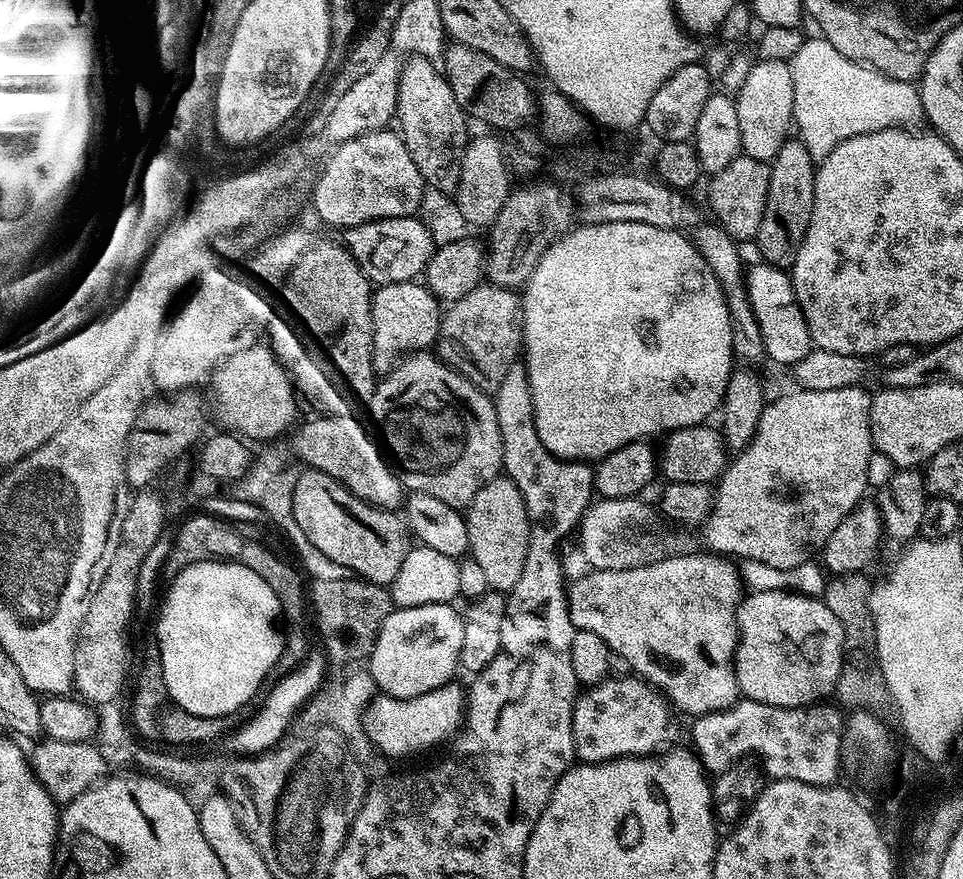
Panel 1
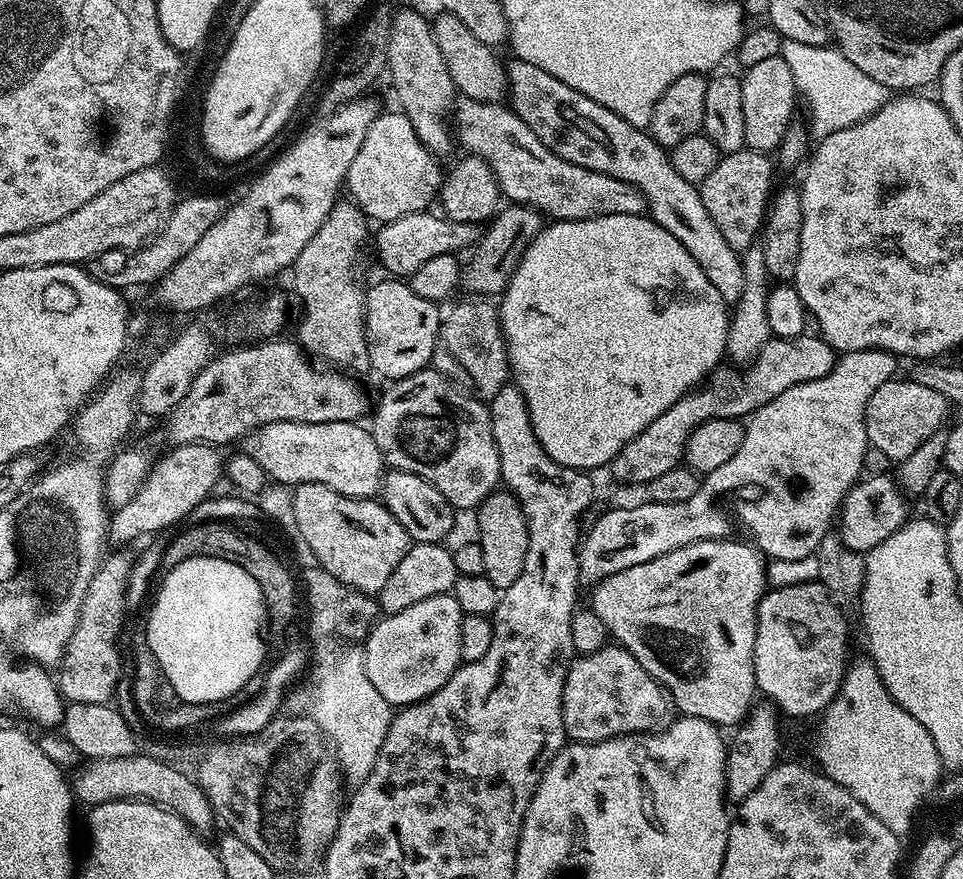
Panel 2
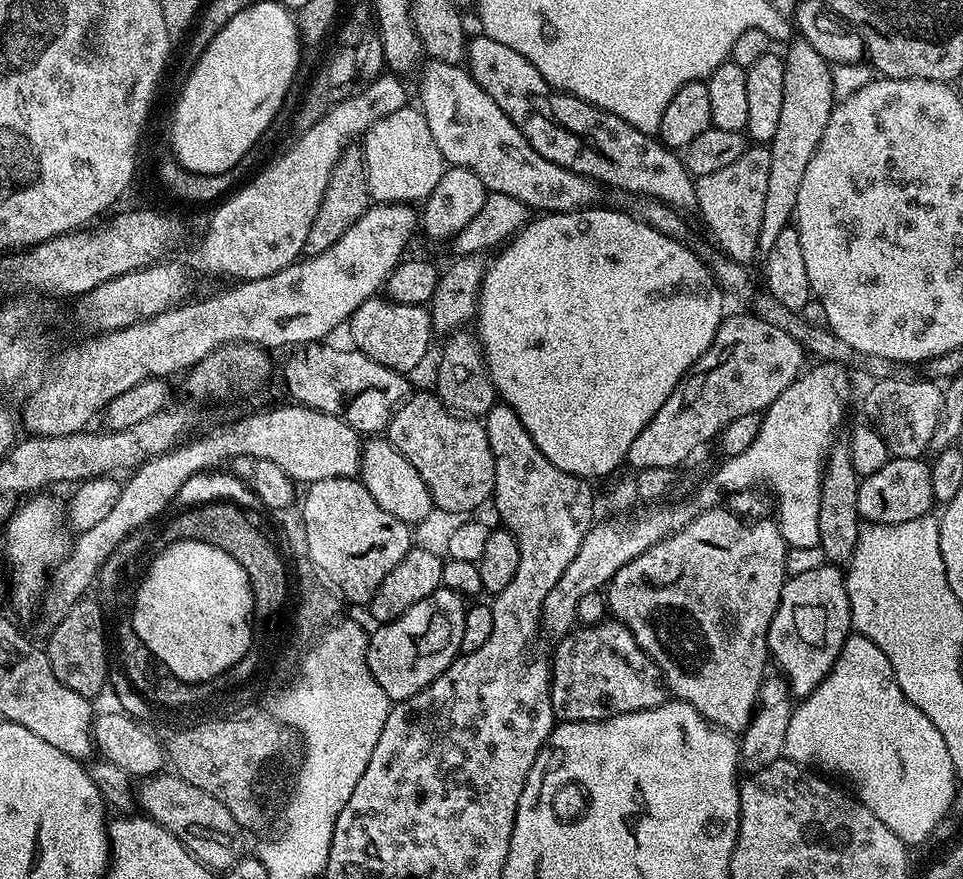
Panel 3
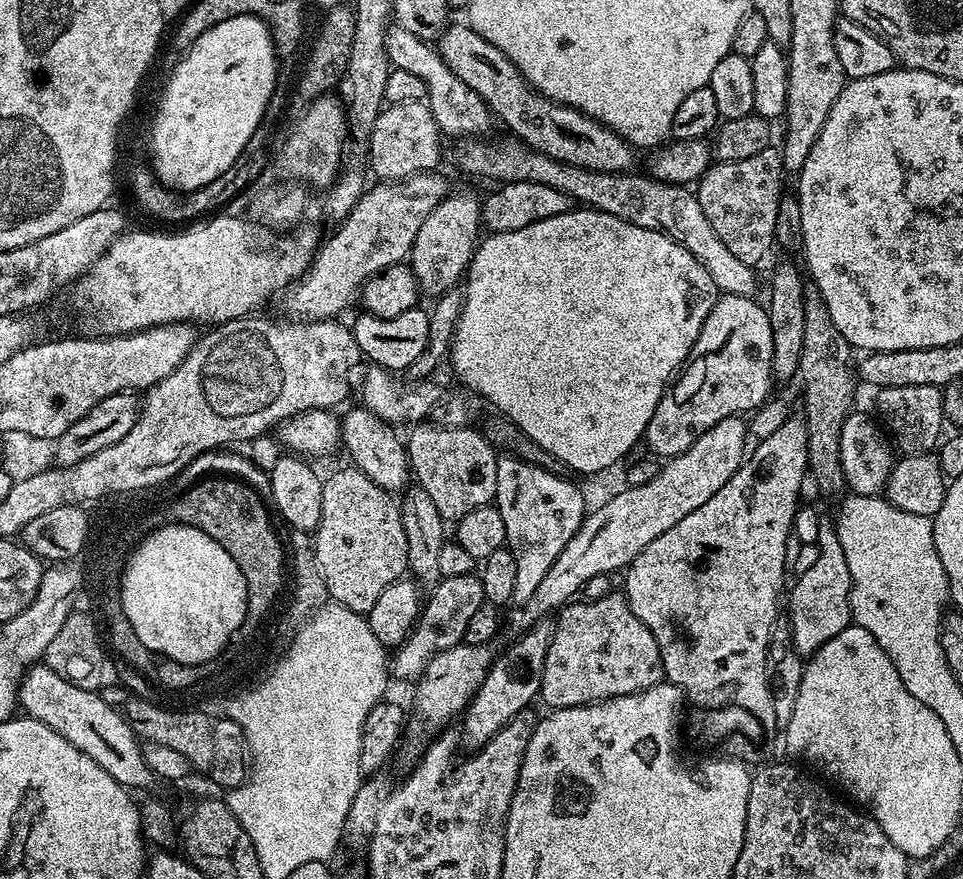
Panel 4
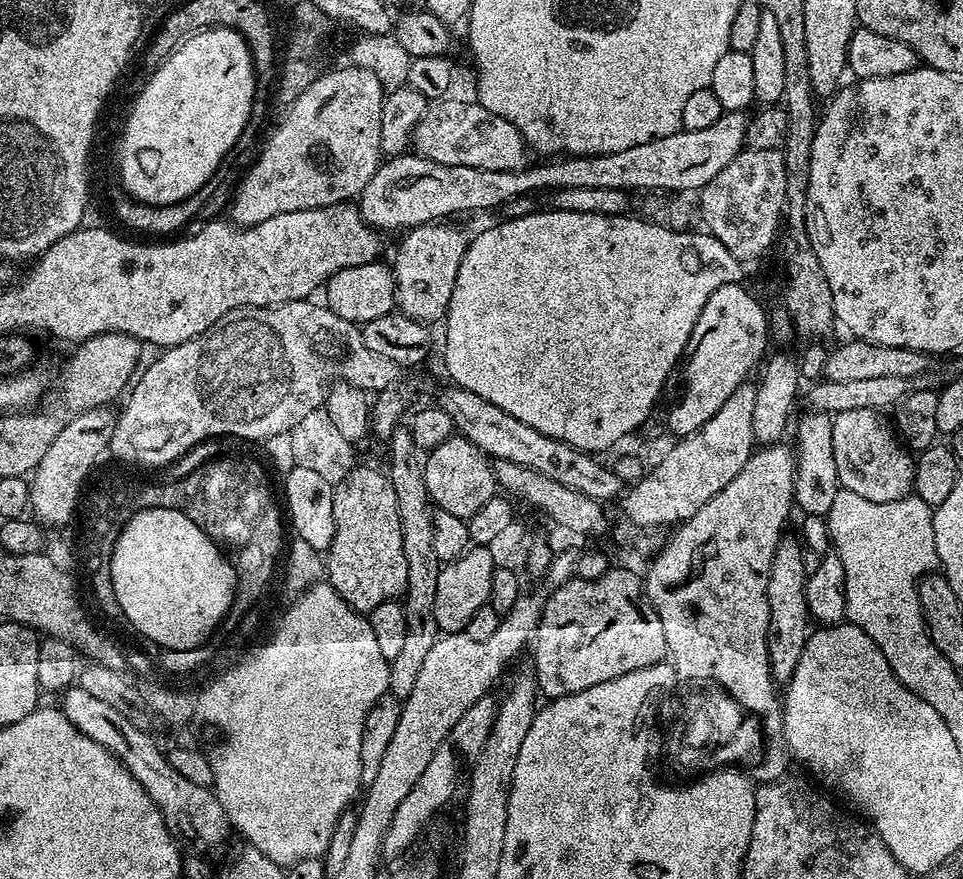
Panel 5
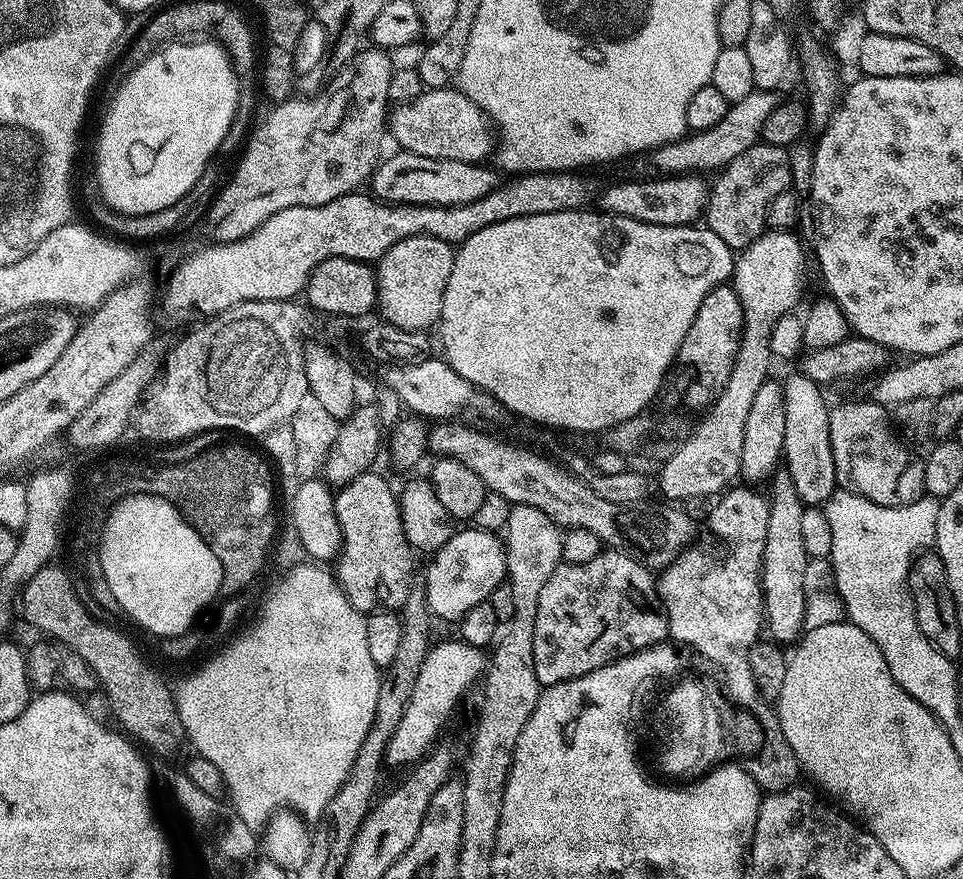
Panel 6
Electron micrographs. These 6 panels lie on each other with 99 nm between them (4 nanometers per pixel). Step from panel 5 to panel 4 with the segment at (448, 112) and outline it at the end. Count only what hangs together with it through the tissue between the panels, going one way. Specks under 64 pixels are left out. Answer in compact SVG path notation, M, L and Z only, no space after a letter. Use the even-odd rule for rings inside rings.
M460 138L456 144L456 164L472 176L489 176L495 182L538 182L566 193L569 197L602 213L613 214L623 221L631 222L642 229L658 230L679 242L705 266L714 279L717 291L728 295L753 297L758 286L755 269L737 257L718 238L713 226L706 219L695 193L685 185L662 183L651 175L635 172L613 173L592 171L589 168L558 162L538 150L529 148L515 138L500 140L491 144L488 138Z

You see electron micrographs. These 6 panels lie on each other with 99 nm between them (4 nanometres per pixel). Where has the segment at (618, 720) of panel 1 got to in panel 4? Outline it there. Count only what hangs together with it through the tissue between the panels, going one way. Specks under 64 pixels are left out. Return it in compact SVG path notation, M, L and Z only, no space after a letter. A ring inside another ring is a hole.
M609 594L597 600L581 599L580 604L576 603L569 603L554 620L556 632L552 635L550 650L544 659L540 683L539 699L544 700L545 709L596 704L599 700L641 692L665 679L658 642L654 642L654 634L650 634L634 610L630 610L623 595Z

